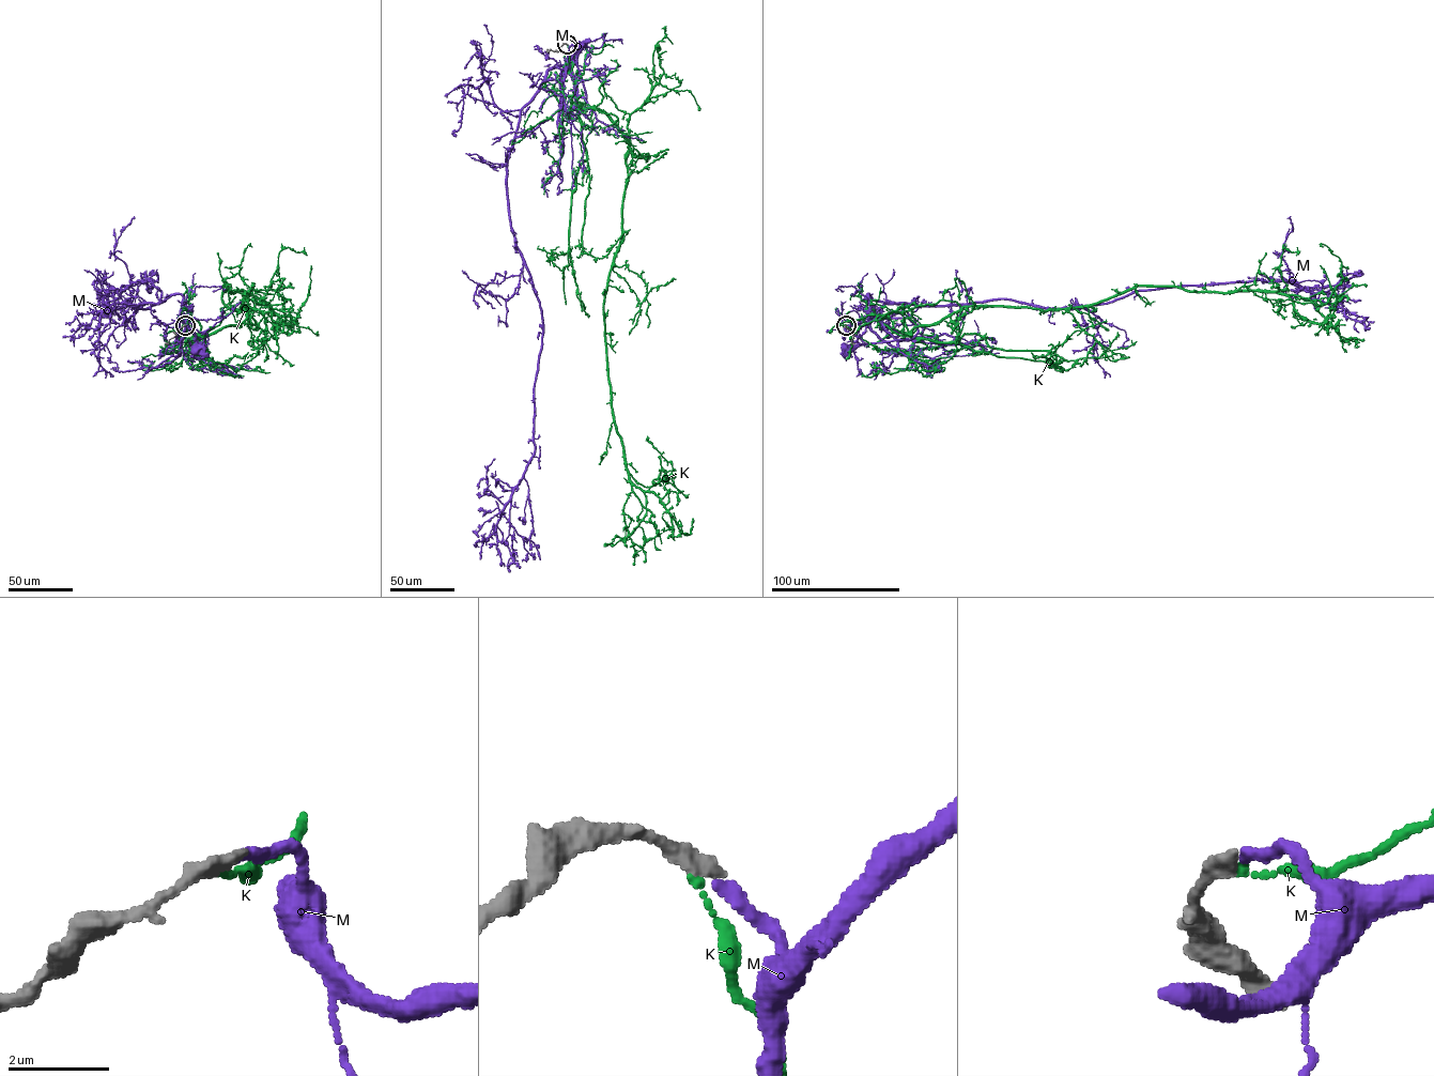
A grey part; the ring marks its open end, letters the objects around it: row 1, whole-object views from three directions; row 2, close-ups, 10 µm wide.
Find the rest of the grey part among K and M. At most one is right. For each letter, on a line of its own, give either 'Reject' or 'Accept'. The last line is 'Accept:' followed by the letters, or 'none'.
K: Reject
M: Accept
Accept: M

